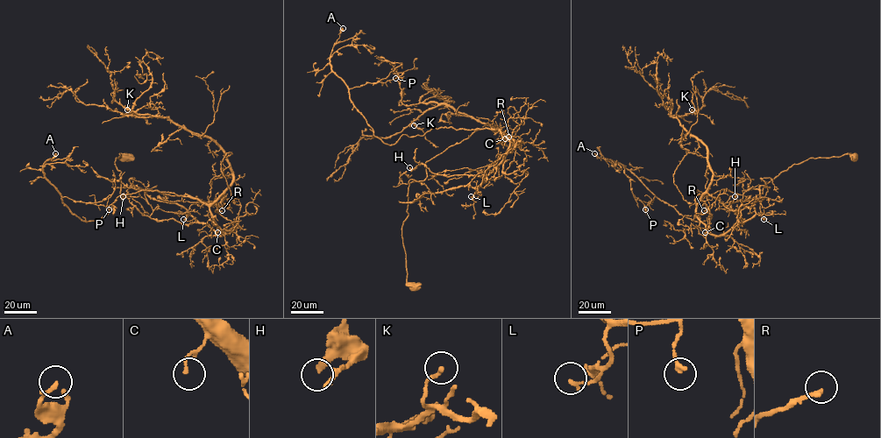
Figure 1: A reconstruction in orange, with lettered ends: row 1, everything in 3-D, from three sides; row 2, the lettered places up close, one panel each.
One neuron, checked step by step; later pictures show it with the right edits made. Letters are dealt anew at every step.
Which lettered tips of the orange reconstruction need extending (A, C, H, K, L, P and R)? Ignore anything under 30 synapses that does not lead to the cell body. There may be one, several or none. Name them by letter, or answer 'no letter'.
no letter

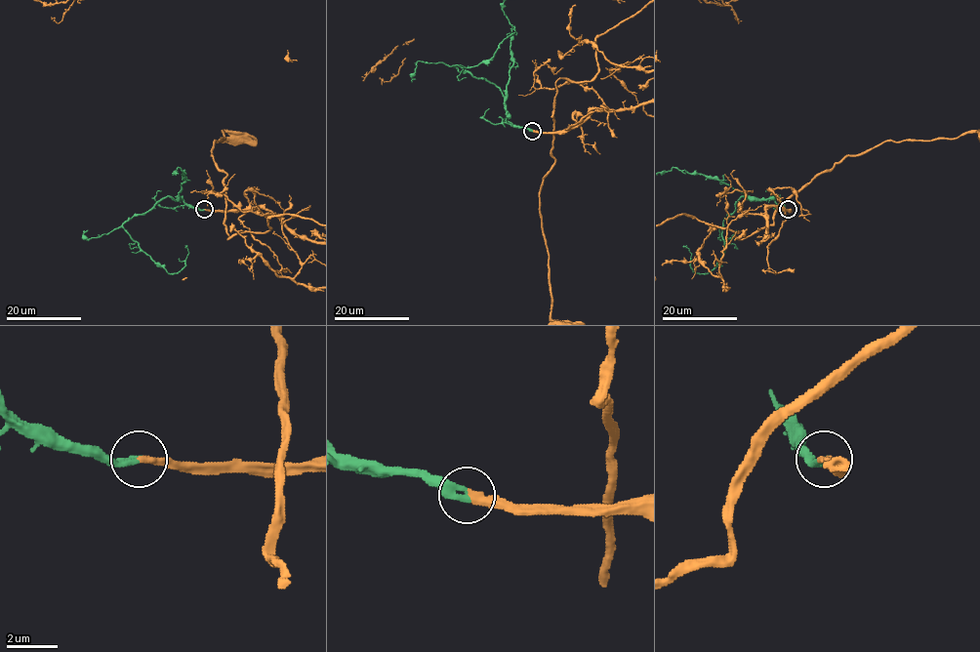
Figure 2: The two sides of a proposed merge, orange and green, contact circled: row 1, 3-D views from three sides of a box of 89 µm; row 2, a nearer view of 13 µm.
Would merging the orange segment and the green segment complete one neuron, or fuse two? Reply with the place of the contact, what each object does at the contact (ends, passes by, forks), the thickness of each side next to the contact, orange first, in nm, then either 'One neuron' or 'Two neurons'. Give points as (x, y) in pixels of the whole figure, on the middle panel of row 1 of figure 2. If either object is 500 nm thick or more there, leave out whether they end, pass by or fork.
Place: (532, 131). At the ring orange ends. At the ring green ends. Thickness 320 nm (orange) against 360 nm. One neuron

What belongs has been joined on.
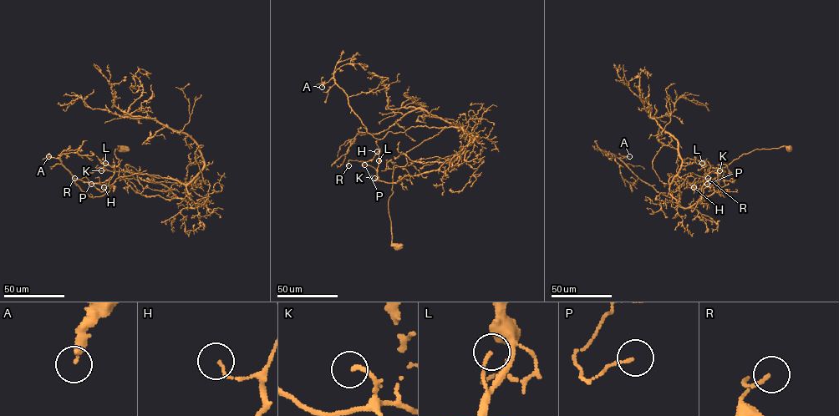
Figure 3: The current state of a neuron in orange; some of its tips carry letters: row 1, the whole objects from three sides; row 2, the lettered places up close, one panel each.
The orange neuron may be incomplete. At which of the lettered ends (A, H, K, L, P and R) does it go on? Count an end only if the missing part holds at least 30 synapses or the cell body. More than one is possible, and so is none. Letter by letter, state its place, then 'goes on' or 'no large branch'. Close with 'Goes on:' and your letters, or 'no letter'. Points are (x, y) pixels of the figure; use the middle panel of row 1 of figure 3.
A: (322, 87) | goes on
H: (377, 151) | no large branch
K: (374, 178) | no large branch
L: (378, 160) | no large branch
P: (364, 164) | no large branch
R: (348, 165) | no large branch
Goes on: A

